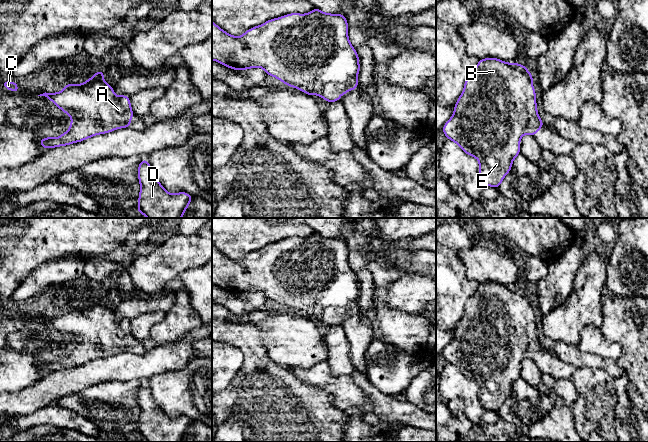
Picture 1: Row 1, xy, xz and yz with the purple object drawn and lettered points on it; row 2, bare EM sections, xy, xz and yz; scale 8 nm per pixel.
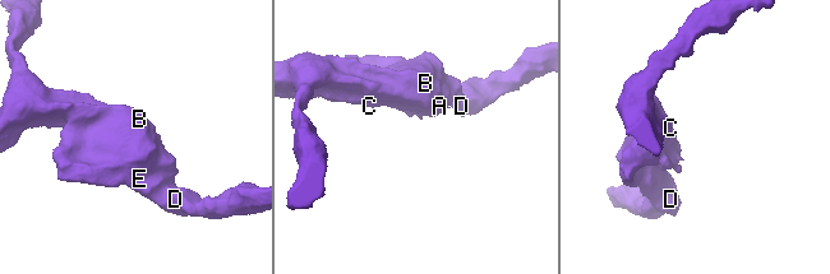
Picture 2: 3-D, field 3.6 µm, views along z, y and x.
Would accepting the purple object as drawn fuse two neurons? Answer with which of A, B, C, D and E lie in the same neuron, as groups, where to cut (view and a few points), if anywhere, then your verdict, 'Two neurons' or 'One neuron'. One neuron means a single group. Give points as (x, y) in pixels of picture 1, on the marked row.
Groups: A B C D E. No split. One neuron

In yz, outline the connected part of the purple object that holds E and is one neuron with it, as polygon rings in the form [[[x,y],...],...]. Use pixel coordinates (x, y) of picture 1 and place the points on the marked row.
[[[498,58],[479,59],[476,68],[467,76],[464,90],[454,106],[454,114],[442,130],[467,155],[479,160],[479,176],[484,186],[498,188],[512,168],[513,159],[520,154],[520,139],[524,134],[534,136],[544,126],[537,112],[533,76],[526,66],[506,63]]]

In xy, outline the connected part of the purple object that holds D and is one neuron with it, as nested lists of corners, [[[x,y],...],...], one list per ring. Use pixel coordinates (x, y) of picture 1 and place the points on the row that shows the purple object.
[[[147,159],[138,167],[140,194],[138,212],[147,218],[181,218],[192,201],[185,191],[177,194],[167,192],[155,178]]]

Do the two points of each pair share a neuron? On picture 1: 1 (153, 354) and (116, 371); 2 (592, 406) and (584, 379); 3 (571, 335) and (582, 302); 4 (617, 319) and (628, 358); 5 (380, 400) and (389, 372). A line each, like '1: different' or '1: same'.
1: same
2: same
3: same
4: same
5: different

